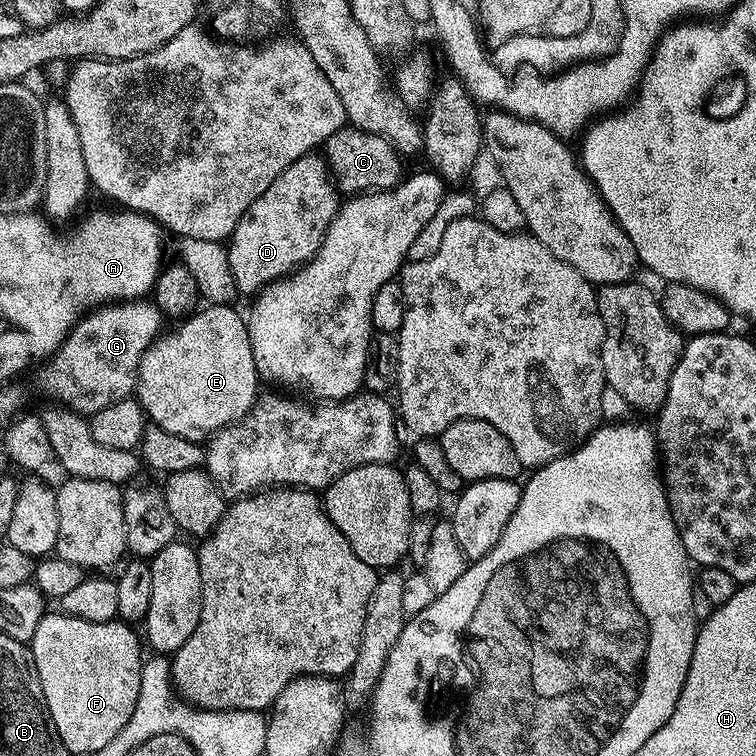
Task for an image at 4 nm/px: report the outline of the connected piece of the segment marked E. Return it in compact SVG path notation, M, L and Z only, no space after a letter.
M213 304L193 311L183 321L180 332L163 335L148 348L138 368L135 399L144 408L144 415L162 430L170 430L178 438L207 441L224 428L243 419L258 399L258 377L251 354L248 321L235 312L233 305Z

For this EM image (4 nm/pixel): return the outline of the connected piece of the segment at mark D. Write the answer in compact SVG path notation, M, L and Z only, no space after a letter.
M309 154L298 158L282 172L278 178L267 188L266 194L258 198L250 206L246 214L232 231L226 241L230 274L236 283L237 293L255 297L257 293L275 284L276 281L291 277L297 270L303 268L308 261L316 256L316 251L322 246L326 230L338 211L338 189L330 179L324 157L320 154Z

